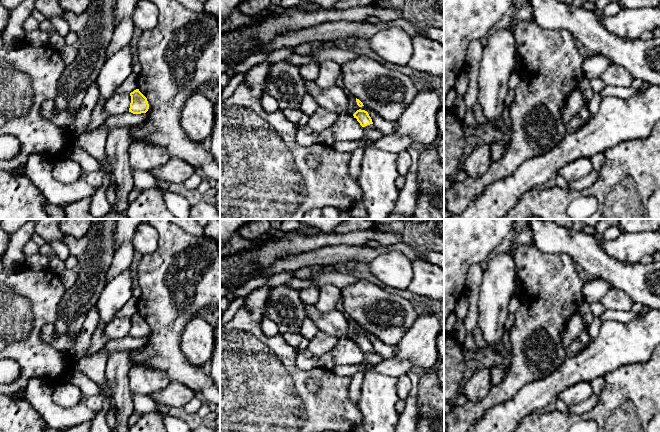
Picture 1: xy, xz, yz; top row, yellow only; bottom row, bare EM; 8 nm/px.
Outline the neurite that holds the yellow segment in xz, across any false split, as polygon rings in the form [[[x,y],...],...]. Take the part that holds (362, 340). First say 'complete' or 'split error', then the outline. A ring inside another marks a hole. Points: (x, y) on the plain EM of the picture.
split error; [[[359,333],[353,338],[353,340],[362,350],[365,358],[365,364],[373,366],[384,361],[381,356],[374,352],[372,343],[367,335]]]

